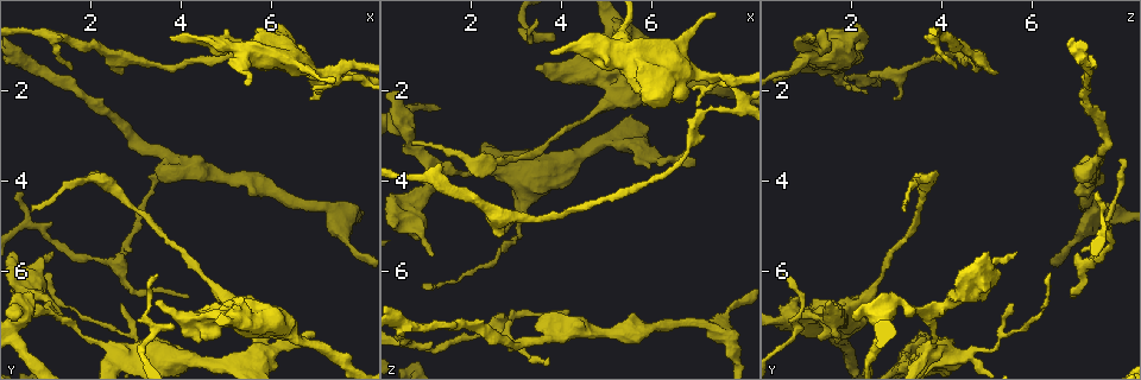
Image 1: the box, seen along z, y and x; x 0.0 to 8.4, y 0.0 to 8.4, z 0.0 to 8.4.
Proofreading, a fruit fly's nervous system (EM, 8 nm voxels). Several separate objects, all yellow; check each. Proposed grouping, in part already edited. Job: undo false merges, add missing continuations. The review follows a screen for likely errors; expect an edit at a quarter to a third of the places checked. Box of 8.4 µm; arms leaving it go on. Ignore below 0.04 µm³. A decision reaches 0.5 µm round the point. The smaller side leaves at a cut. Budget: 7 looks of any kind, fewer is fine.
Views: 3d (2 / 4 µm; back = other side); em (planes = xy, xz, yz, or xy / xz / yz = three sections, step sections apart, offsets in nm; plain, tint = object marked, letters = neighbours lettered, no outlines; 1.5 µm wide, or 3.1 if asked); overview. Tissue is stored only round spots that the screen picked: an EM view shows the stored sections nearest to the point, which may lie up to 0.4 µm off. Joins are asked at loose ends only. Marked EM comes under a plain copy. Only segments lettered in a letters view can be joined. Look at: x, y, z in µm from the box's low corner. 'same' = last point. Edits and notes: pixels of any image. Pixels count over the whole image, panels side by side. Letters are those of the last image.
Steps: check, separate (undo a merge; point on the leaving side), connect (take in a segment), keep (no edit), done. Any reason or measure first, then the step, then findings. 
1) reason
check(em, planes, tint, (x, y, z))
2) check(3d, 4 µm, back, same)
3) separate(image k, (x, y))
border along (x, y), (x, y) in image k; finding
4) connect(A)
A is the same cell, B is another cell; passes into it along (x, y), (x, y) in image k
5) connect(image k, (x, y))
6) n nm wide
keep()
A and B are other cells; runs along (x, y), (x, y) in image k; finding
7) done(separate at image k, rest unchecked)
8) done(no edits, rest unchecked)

thin end
check(em, planes, tint, (1.50, 1.45, 4.35))

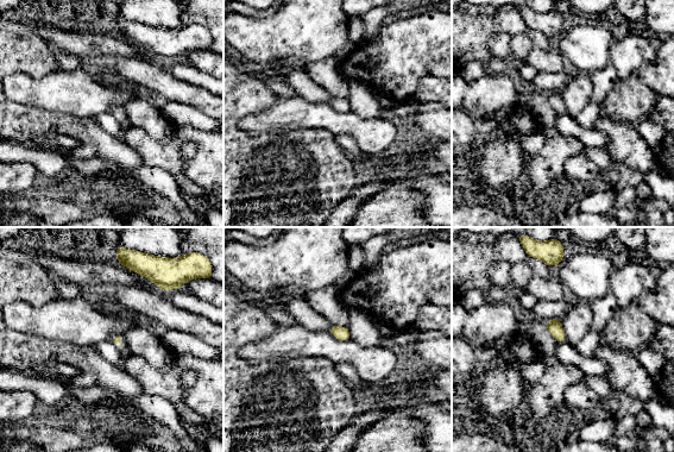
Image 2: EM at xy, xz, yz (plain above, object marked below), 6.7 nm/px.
check(em, planes, letters, same)

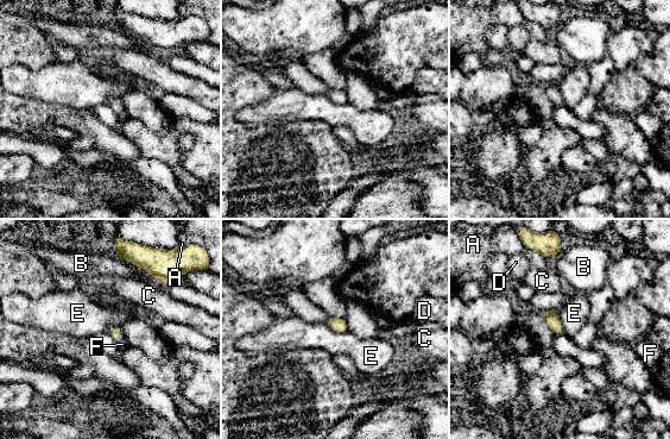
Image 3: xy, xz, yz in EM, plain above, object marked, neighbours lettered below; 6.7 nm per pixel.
connect(F)
F is the same cell, A, B, C, D and E are other cells; passes into it along (113, 331), (117, 334), (122, 344) in image 3; the cell continues

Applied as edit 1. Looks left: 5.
stops while still wide
check(em, xy, step 4, tint, (3.40, 6.70, 1.50))

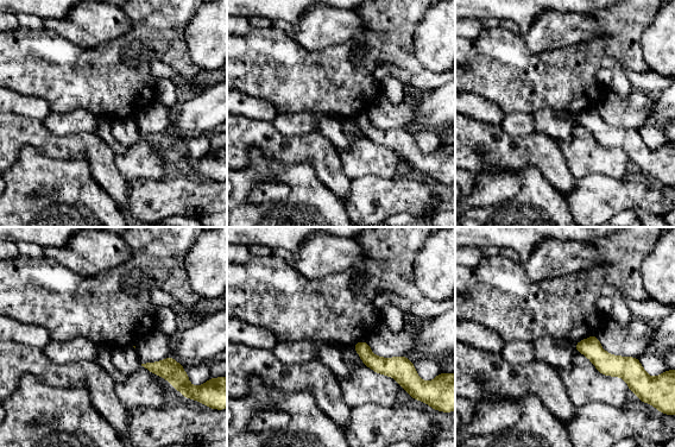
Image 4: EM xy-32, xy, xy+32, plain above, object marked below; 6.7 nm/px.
cut it another way
check(em, planes, letters, same)

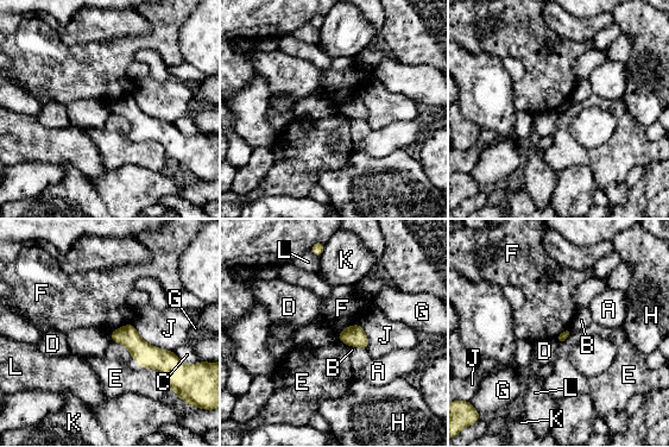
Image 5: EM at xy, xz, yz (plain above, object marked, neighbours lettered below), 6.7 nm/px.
keep()
A, B, C, D, E, F, G, H, J, K and L are other cells; border along (359, 323), (347, 326), (338, 337) in image 5; no lettered segment goes on from it

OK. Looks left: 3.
three arms meet
check(3d, 4 µm, back, (1.35, 7.05, 3.75))

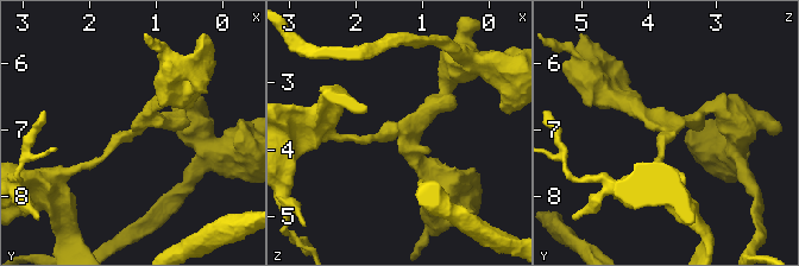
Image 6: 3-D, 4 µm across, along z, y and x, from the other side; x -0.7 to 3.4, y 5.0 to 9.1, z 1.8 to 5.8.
3 arms; need the tissue
check(em, planes, tint, (1.35, 7.00, 3.70))

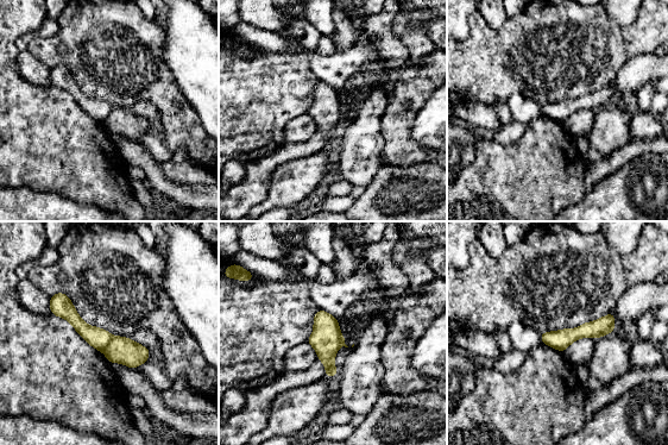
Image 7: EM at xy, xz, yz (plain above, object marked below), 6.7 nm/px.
check(em, planes, letters, same)

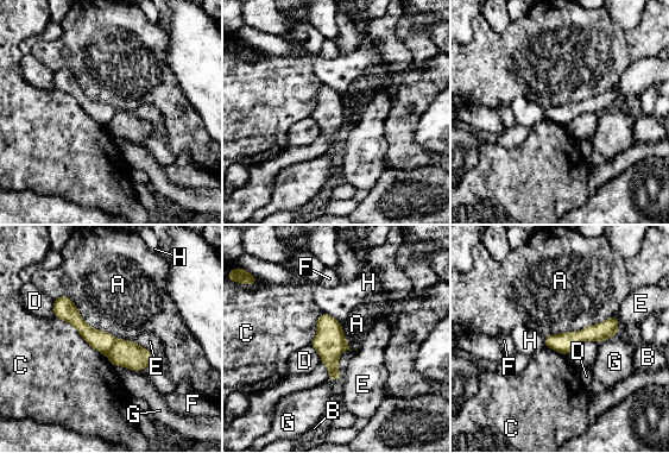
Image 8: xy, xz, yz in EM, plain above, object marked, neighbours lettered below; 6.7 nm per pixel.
separate(image 8, (101, 341))
A, B, C, D, E, F, G and H are other cells; border along (117, 340), (106, 354) in image 8; two cells meet here

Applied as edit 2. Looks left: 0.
done(connect at image 3, separate at image 8, rest unchecked)

